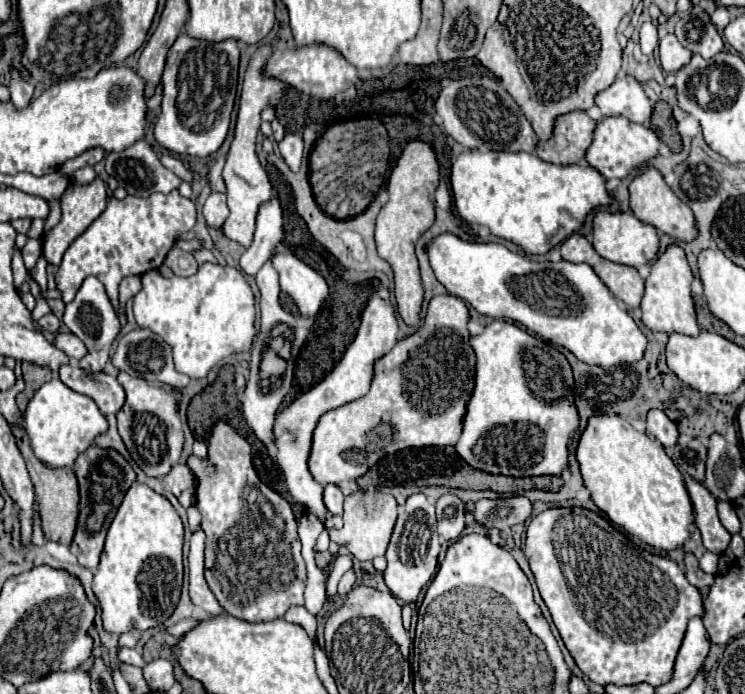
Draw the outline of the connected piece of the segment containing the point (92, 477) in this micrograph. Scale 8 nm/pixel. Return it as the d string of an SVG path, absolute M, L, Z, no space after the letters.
M92 444L92 448L84 450L76 458L76 464L72 468L74 468L74 474L80 484L80 518L78 518L78 528L76 528L74 540L70 544L70 550L76 554L78 564L82 564L94 572L100 562L106 532L118 512L118 506L124 500L124 494L136 482L136 472L122 454L118 454L112 448L100 448L96 444Z

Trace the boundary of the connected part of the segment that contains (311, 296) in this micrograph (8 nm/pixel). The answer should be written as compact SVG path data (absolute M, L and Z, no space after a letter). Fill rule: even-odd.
M284 246L274 252L274 268L280 274L280 290L288 292L300 316L314 320L330 294L326 280L300 258L290 256Z

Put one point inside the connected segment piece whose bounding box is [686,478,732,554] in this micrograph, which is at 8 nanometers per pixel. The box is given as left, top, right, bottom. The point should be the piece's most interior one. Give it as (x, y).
(716, 538)

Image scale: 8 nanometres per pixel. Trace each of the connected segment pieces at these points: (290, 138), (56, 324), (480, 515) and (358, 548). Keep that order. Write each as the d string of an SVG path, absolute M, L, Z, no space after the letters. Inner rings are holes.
M286 134L286 138L278 144L282 158L286 160L286 164L290 166L292 172L300 170L302 164L302 154L304 154L304 142L300 134Z
M52 313L43 316L37 323L42 329L52 333L58 332L60 328L60 320Z
M524 496L498 498L498 500L478 500L474 502L472 516L480 526L506 530L518 522L526 522L532 512L532 504Z
M358 490L352 496L348 496L344 502L344 528L342 530L328 528L328 536L332 542L346 546L354 558L374 560L376 556L384 556L392 530L394 530L394 524L396 524L396 516L398 516L398 504L396 504L394 496L374 492L374 504L372 504L366 498L366 494L362 490Z

